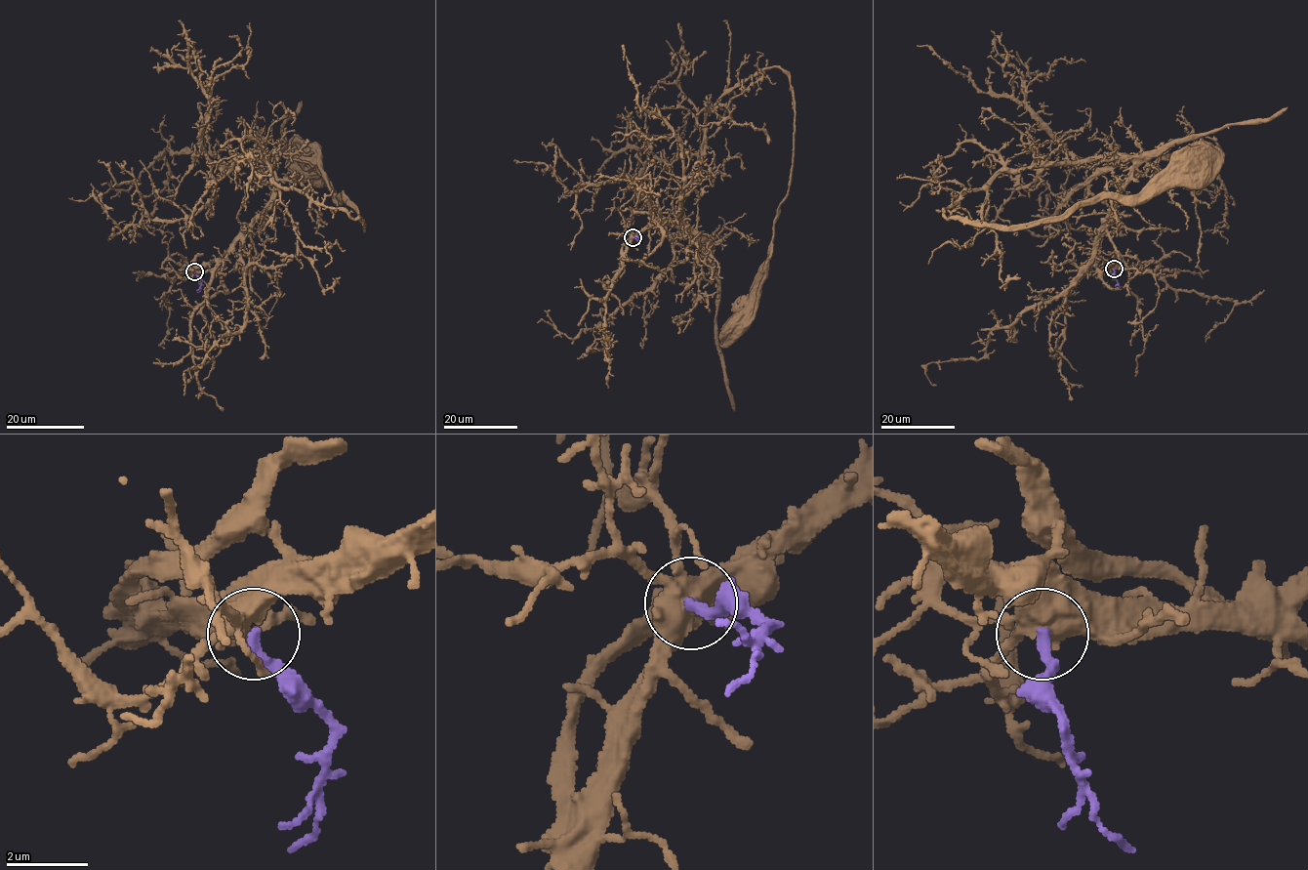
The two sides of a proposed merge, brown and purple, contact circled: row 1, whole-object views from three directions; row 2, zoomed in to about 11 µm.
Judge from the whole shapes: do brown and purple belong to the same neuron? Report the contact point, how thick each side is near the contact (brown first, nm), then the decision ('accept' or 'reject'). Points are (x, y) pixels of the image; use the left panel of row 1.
(194, 271) | 550/280 nm | accept

